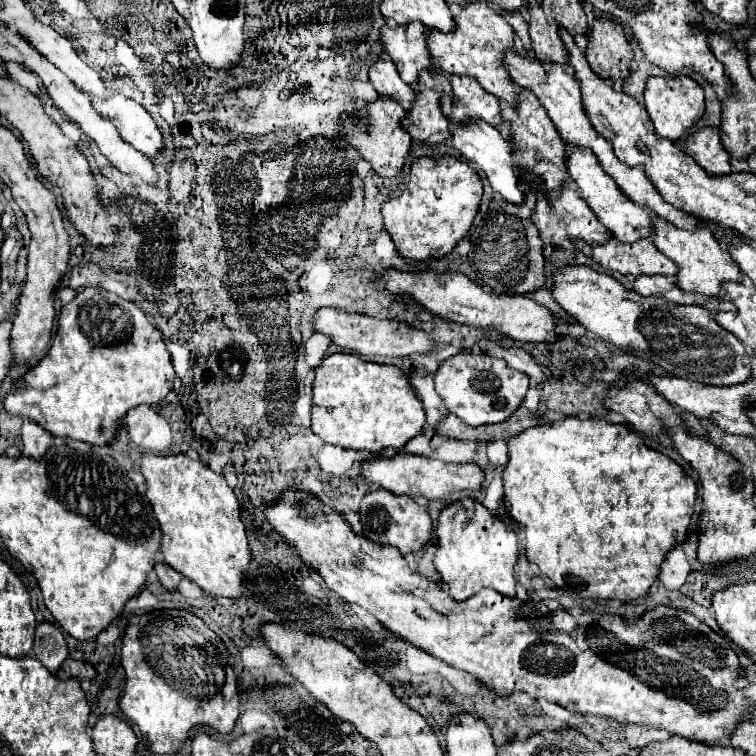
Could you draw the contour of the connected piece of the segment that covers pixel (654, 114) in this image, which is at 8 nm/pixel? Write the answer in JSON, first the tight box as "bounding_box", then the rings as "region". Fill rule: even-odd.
{"bounding_box":[644,74,704,142],"region":[[[686,74],[680,76],[648,76],[644,88],[644,106],[654,124],[658,136],[664,136],[672,142],[678,142],[684,136],[684,130],[690,128],[704,114],[704,92],[702,88]]]}

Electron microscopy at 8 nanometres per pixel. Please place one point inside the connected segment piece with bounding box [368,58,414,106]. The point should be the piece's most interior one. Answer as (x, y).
(383, 75)

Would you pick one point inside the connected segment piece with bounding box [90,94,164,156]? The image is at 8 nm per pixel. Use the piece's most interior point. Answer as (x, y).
(135, 125)

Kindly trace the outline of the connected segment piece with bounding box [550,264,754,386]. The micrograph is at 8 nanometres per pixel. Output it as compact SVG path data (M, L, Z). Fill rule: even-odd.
M568 264L556 272L552 272L552 296L554 300L570 314L574 316L586 330L598 334L602 340L608 340L616 346L626 346L642 352L652 352L652 362L662 366L668 372L674 372L680 378L690 378L694 382L712 384L712 386L728 386L738 384L750 378L750 360L754 356L752 350L746 350L746 346L728 330L724 330L712 316L708 316L708 310L702 306L686 306L686 304L672 304L668 300L662 300L662 296L640 296L634 290L628 290L620 286L612 276L594 272L588 266L580 264Z

